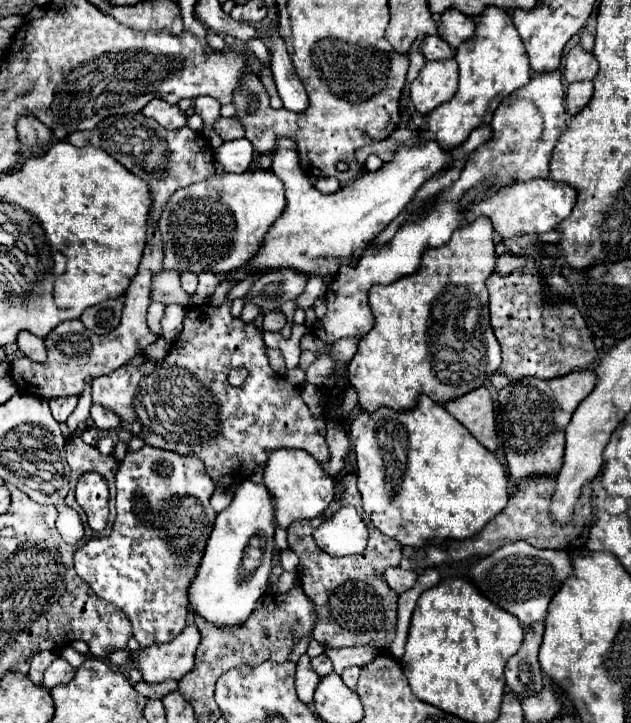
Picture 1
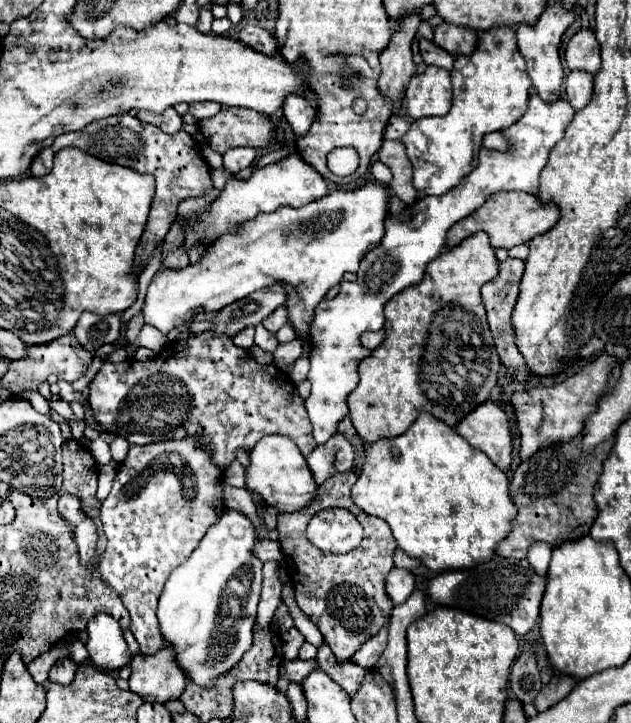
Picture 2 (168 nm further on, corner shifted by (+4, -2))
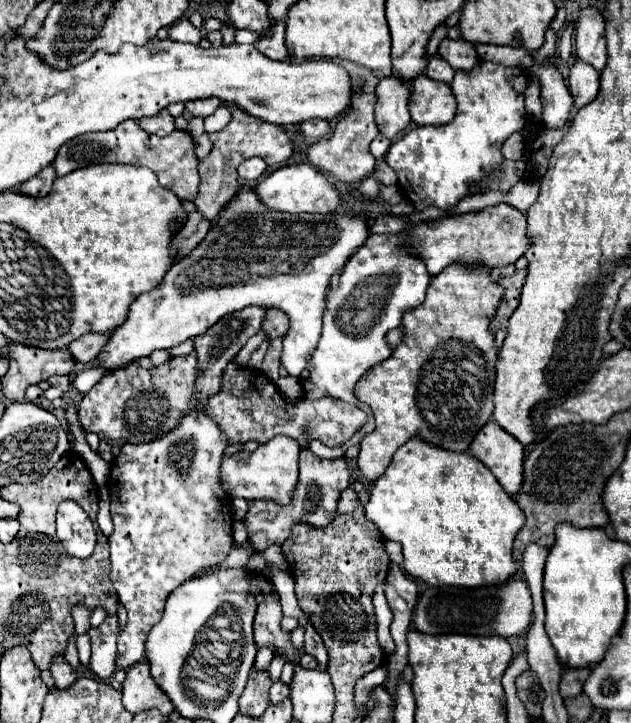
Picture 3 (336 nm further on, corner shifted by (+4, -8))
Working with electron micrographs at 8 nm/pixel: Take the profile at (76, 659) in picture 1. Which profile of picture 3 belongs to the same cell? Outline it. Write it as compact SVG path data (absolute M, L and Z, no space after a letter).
M86 634L78 636L78 652L80 652L80 662L84 666L88 666L88 662L90 662L90 640Z

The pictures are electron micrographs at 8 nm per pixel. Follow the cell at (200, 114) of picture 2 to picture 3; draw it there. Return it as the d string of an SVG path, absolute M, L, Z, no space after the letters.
M208 98L208 100L192 100L192 102L188 102L188 104L186 104L186 110L192 112L192 116L206 118L206 116L210 116L218 106L220 106L220 100Z

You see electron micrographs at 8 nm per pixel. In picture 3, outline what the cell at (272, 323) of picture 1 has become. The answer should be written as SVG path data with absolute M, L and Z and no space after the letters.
M266 308L262 330L268 334L268 338L282 338L288 332L288 316L280 312L278 308Z

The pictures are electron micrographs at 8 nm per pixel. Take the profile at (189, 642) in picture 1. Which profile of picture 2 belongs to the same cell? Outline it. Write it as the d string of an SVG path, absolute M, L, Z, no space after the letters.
M164 646L152 656L136 654L130 668L130 690L140 694L144 702L176 700L186 686L186 678L180 674L180 666L176 666L176 660L172 658L172 646Z

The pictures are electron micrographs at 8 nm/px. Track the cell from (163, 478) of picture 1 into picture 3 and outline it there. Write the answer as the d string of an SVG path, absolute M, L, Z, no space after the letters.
M248 306L240 312L228 314L220 318L204 336L194 338L194 350L198 356L198 378L194 398L190 402L188 412L180 418L176 428L148 444L124 444L120 448L120 456L112 462L112 474L108 480L110 490L110 514L114 520L114 534L108 538L110 544L110 558L112 558L112 572L110 580L120 596L120 602L128 610L128 624L118 634L118 656L116 666L128 670L136 662L144 662L144 642L152 626L156 626L162 618L166 598L172 594L176 586L184 580L190 580L198 570L204 566L214 566L222 562L234 546L232 540L232 506L226 492L220 486L220 460L224 450L230 446L224 440L224 432L220 432L218 424L206 416L204 406L210 396L220 392L222 372L232 362L232 358L244 348L246 340L254 336L264 318L264 310L260 306Z

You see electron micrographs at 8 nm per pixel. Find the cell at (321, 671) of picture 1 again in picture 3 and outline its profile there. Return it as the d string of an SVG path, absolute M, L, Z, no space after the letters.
M282 682L272 684L272 688L270 688L270 704L280 704L288 696L290 696L290 686L286 686Z

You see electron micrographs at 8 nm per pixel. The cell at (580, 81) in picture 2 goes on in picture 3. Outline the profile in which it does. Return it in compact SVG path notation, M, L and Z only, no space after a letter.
M576 60L570 68L568 86L574 96L574 108L578 110L596 98L600 90L600 72L596 72L592 64Z

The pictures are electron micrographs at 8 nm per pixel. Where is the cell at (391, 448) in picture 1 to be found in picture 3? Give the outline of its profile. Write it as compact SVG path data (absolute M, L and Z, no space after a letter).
M418 438L408 440L396 450L384 476L372 484L366 518L378 526L386 540L402 544L404 570L430 586L482 588L504 584L504 580L510 580L520 570L520 564L512 558L512 542L526 522L524 512L514 498L504 492L492 472L468 452L448 452L434 446L430 448Z

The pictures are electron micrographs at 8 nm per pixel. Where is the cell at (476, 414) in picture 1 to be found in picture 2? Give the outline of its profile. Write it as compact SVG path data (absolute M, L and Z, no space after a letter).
M488 400L482 402L460 426L458 434L466 438L468 444L482 450L500 470L508 470L512 462L512 434L508 428L508 418L504 410Z

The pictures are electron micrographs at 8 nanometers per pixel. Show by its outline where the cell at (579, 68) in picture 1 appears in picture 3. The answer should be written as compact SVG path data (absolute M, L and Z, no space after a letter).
M584 8L576 22L576 58L592 64L598 72L606 66L606 36L604 12Z

